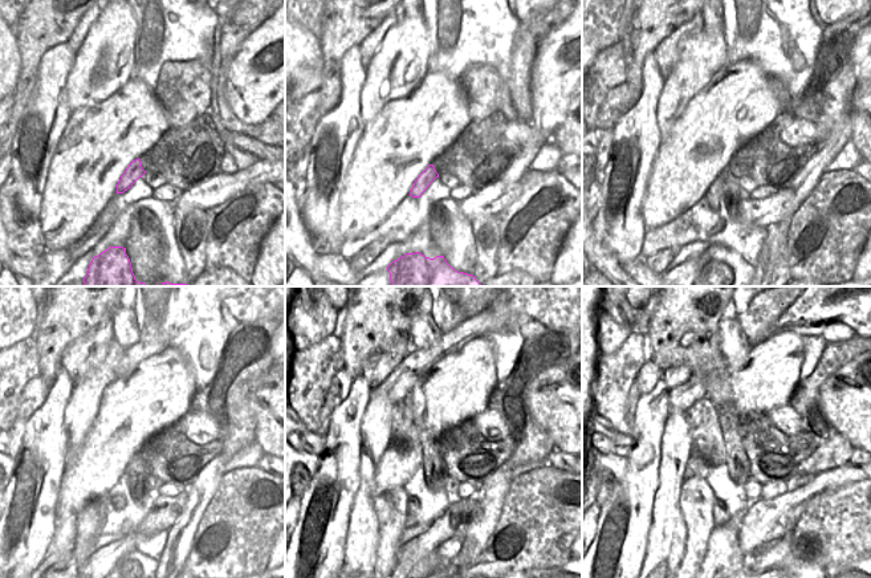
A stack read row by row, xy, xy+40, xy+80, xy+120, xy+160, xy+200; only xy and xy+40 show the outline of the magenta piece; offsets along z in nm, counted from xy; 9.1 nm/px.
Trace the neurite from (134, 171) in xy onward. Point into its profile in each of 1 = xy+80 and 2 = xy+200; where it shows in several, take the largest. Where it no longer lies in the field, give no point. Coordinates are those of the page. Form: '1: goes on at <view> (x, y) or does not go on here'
1: goes on at xy+80 (717, 186)
2: goes on at xy+200 (720, 513)

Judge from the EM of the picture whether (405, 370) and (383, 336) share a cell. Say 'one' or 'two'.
two

